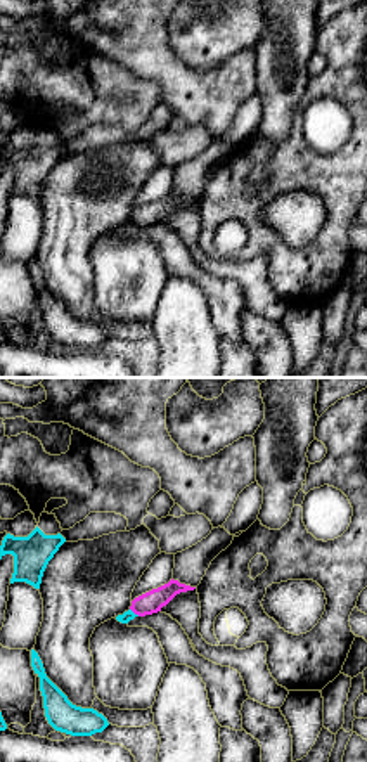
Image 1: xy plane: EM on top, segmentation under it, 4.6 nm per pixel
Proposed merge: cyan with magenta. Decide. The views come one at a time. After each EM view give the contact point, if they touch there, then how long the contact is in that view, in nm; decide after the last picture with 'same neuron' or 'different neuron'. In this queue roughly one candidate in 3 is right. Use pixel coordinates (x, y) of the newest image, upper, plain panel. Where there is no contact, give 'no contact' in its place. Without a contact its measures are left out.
(134, 226) | 60 nm

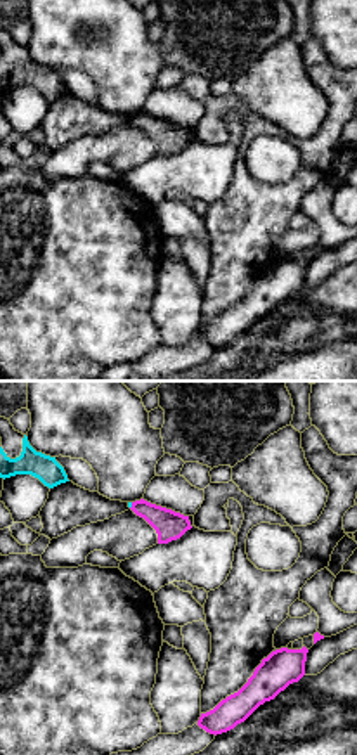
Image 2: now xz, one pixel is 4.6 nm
(130, 118) | 30 nm

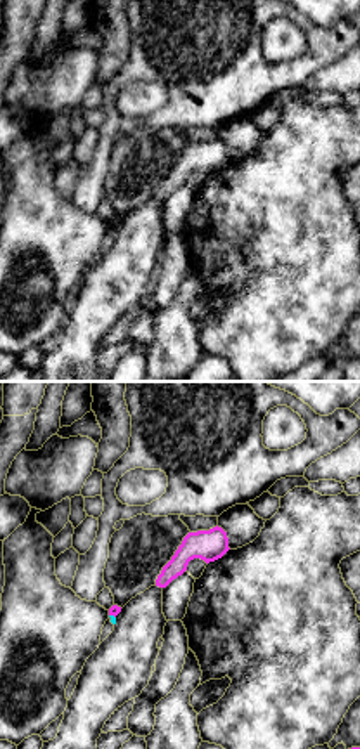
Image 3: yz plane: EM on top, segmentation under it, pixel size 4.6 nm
(113, 227) | 40 nm

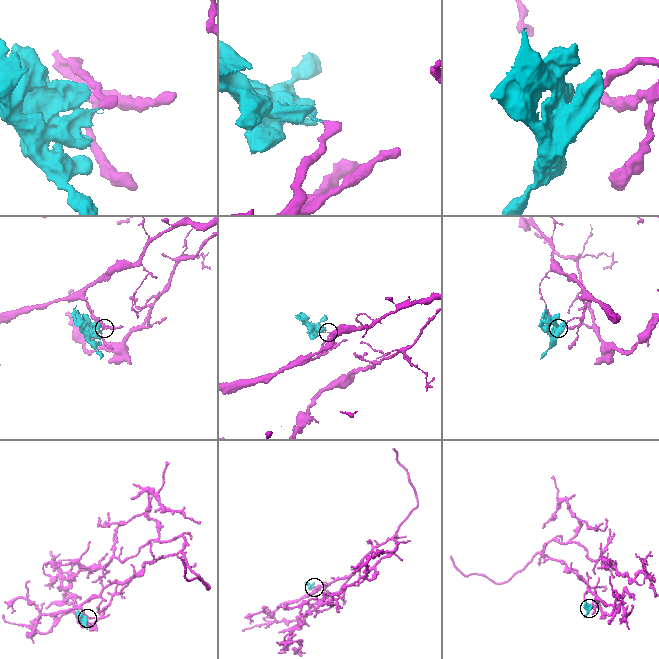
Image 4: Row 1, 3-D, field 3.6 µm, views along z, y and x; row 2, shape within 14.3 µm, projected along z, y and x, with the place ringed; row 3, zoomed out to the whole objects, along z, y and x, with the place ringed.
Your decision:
different neuron

